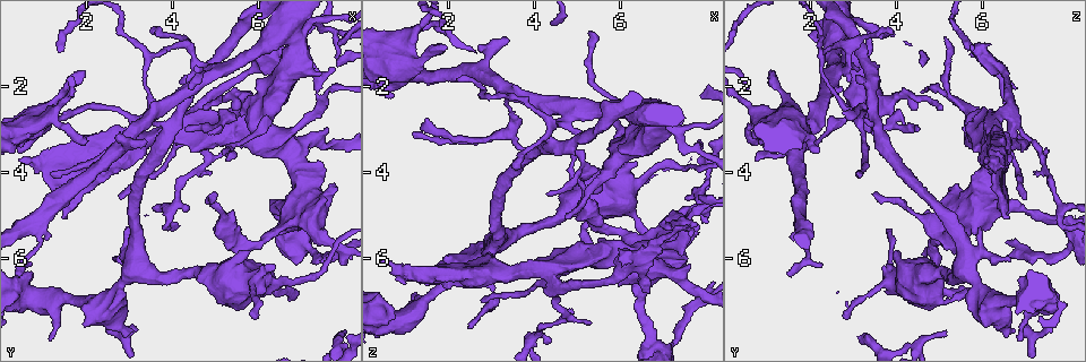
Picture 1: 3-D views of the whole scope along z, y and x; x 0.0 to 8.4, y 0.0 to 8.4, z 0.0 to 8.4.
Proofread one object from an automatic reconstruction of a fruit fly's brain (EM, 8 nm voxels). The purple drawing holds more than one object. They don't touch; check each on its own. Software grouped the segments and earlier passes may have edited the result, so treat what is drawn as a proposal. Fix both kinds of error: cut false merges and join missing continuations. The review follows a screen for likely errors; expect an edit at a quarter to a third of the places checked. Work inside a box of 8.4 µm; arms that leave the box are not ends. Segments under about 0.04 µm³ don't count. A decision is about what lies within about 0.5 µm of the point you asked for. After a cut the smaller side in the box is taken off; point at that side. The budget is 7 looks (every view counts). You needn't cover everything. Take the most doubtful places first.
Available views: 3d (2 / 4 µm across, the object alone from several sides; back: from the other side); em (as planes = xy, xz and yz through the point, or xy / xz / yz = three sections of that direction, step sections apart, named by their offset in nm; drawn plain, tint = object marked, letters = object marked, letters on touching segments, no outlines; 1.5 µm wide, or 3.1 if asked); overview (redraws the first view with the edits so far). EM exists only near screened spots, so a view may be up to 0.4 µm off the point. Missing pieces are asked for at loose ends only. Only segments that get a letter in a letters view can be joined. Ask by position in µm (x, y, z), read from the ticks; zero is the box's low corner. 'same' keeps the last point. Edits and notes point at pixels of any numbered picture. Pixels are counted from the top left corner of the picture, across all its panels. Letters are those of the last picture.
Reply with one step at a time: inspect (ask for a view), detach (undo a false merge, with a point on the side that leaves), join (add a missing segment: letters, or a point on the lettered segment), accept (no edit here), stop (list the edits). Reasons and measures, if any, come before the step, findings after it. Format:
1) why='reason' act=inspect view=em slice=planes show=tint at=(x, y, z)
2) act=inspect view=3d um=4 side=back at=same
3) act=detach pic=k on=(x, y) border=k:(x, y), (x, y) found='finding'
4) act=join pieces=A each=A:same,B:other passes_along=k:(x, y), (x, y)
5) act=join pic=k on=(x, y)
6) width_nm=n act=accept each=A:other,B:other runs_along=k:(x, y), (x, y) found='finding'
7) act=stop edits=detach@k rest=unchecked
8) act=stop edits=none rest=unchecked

why='stops while still wide' act=inspect view=3d um=4 at=(7.75, 4.40, 5.25)

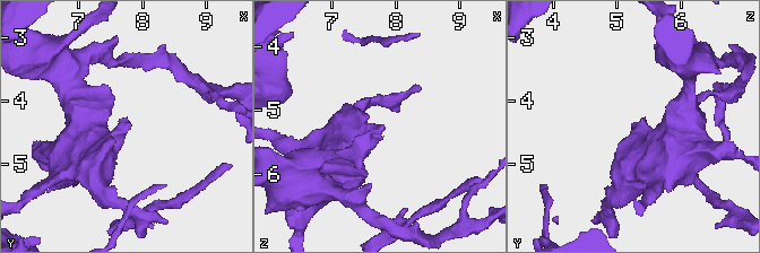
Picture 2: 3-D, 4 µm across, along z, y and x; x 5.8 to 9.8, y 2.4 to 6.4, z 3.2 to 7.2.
why='need the tissue' act=inspect view=em slice=xy step=4 show=tint at=(7.80, 4.35, 5.20)

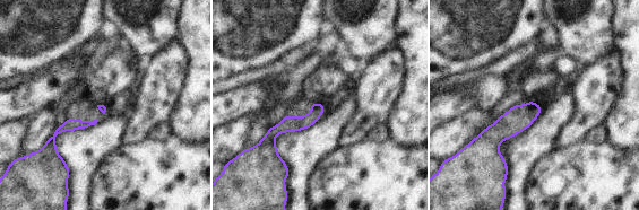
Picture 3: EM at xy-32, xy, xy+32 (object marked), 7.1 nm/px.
act=inspect view=em slice=xz step=4 show=letters at=same

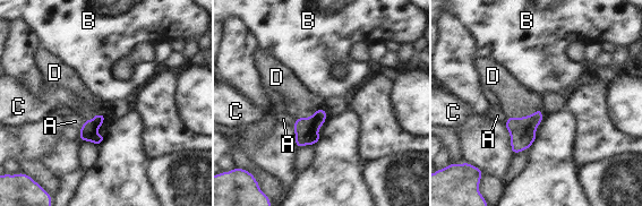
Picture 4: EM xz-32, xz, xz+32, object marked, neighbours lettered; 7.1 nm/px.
act=join pic=4 on=(515, 101) each=A:other,B:other,C:other,D:same passes_along=4:(522, 130), (523, 117), (515, 101) found='it goes on there'

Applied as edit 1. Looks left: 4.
act=inspect view=overview

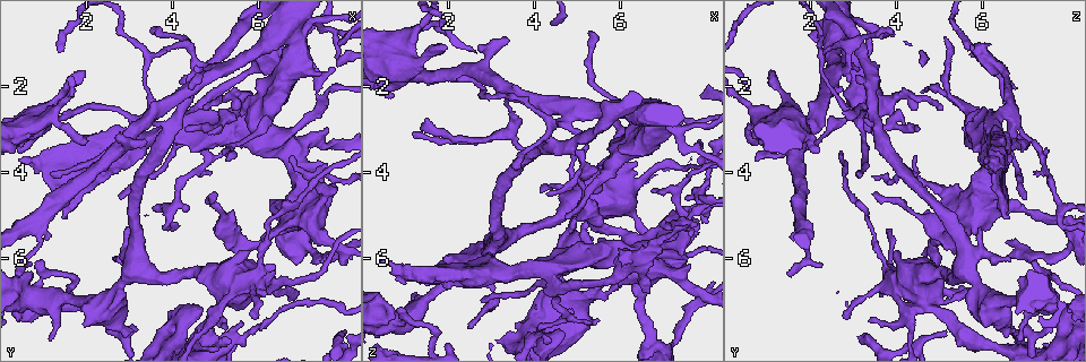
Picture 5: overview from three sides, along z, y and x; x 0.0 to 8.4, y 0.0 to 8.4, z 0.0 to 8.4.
why='thick turns thin' act=inspect view=em slice=planes show=plain at=(5.95, 5.65, 5.35)

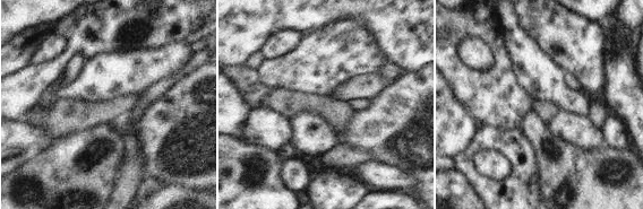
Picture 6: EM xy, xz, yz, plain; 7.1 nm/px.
act=inspect view=em slice=planes show=tint at=same

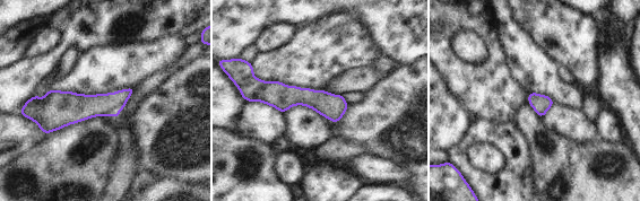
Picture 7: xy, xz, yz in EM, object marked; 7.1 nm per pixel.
why='what lies round it' act=inspect view=em slice=planes show=letters at=same

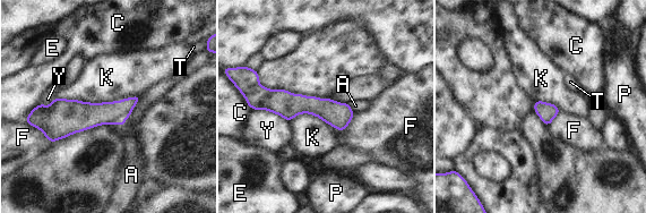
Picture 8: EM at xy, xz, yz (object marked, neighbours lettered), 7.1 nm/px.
act=accept each=A:other,C:other,E:other,F:other,K:other,P:other,T:other,Y:other border=8:(139, 94), (102, 102), (54, 99) found='one neuron here'

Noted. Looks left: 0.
act=stop edits=join@4 rest=unchecked

